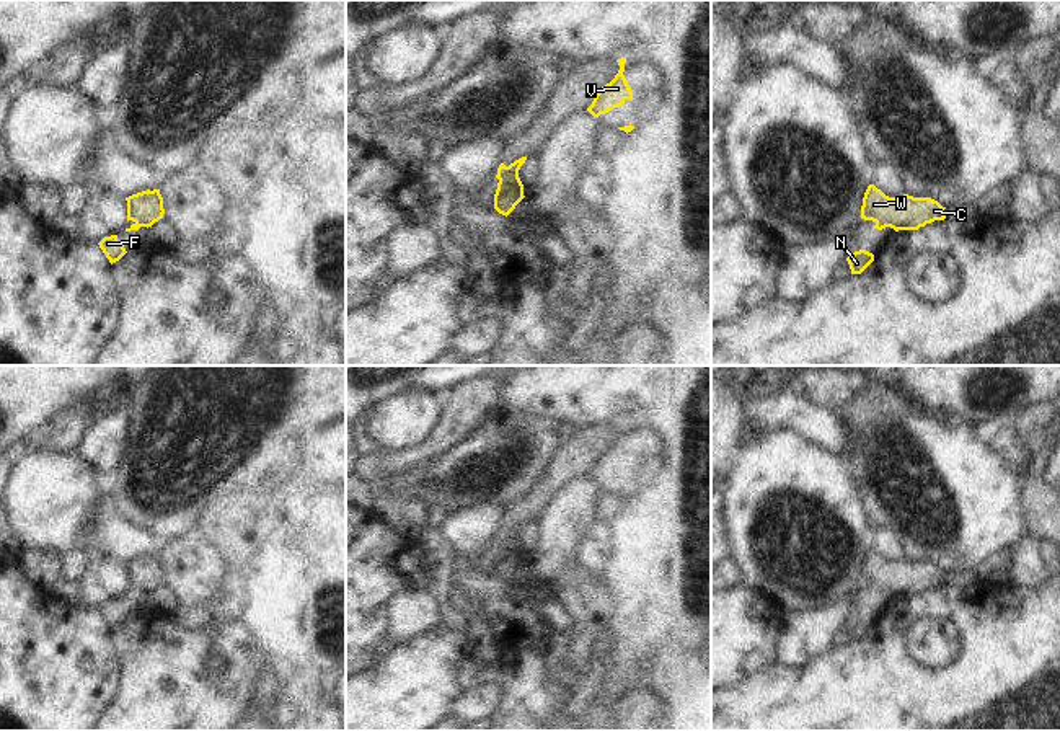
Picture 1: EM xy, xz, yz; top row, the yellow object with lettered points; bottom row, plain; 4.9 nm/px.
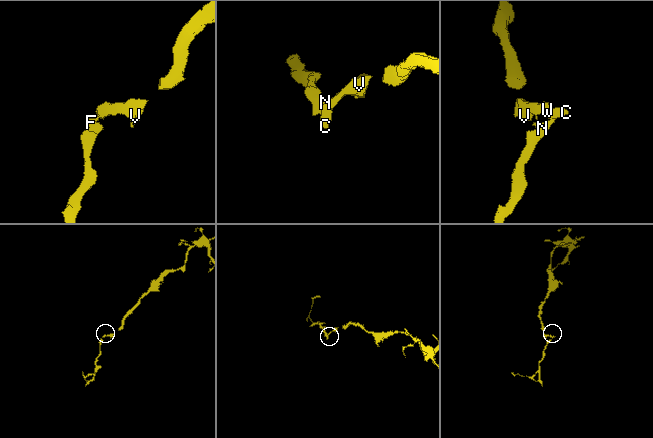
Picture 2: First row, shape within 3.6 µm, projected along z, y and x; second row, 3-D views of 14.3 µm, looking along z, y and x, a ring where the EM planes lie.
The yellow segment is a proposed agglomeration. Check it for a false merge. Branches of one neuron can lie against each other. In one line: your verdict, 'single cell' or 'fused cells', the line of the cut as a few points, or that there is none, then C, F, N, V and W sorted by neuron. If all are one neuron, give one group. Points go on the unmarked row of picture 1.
fused cells | xz (506, 532), (498, 544) | C V W / F N

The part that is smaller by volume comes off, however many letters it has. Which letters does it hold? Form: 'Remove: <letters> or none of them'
Remove: F, N

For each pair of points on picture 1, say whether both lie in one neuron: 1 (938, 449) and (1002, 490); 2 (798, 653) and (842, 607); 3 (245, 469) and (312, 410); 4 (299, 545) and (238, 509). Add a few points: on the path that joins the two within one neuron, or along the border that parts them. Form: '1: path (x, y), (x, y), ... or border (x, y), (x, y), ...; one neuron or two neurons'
1: path (954, 465), (979, 490), (985, 490); one neuron
2: path (808, 642), (830, 619); one neuron
3: path (261, 452), (295, 418); one neuron
4: path (284, 536), (260, 531), (253, 524); one neuron

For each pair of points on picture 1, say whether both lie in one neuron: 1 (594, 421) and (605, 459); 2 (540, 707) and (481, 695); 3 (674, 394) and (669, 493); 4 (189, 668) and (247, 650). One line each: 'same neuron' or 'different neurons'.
1: different neurons
2: different neurons
3: same neuron
4: same neuron

